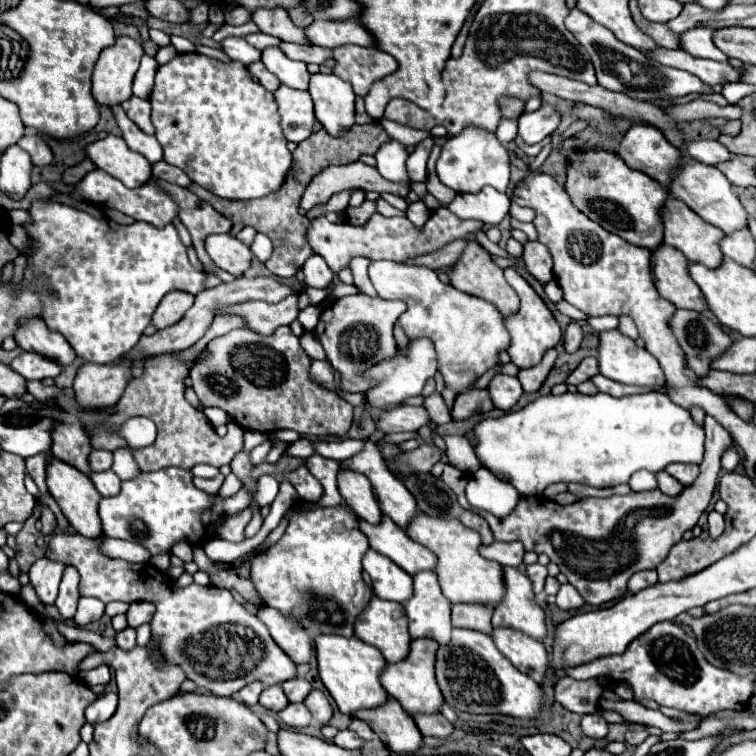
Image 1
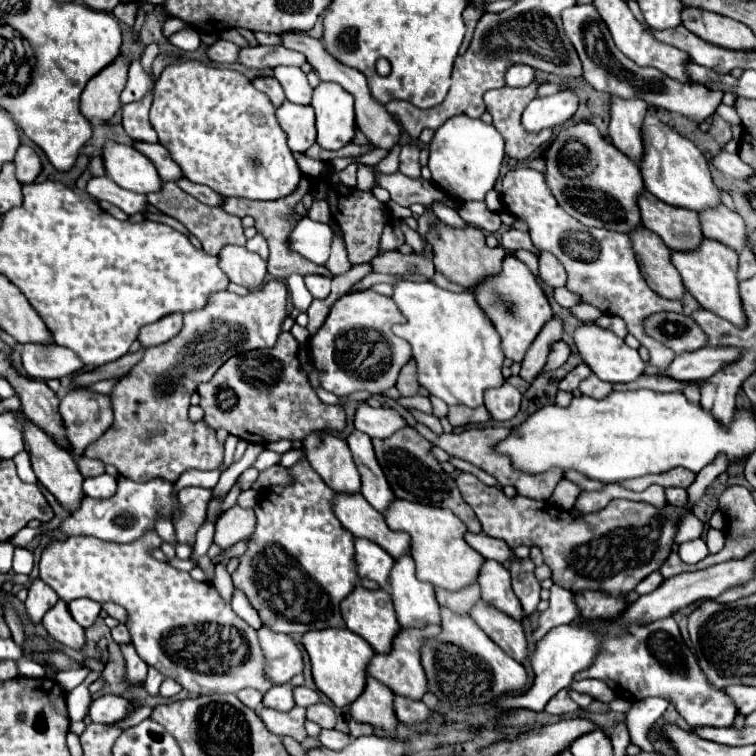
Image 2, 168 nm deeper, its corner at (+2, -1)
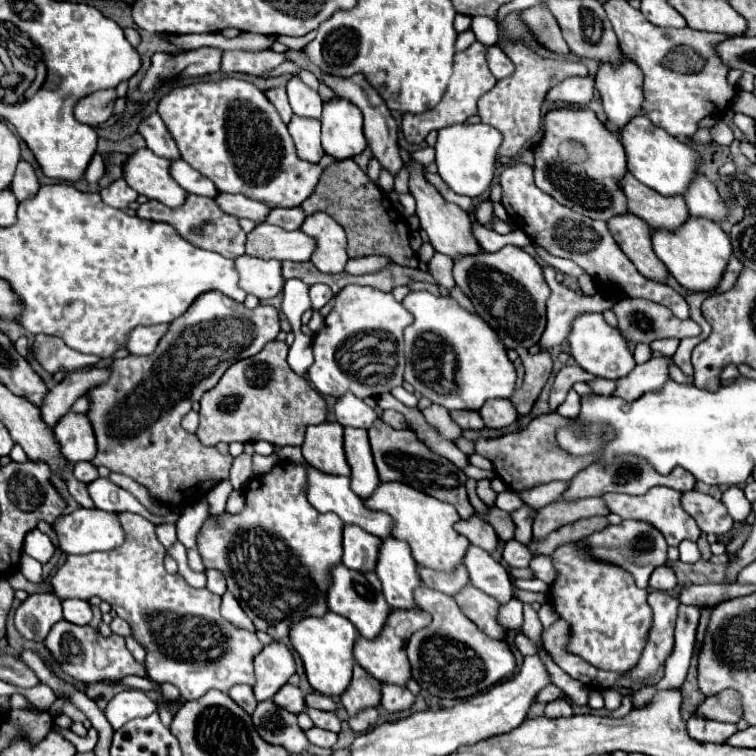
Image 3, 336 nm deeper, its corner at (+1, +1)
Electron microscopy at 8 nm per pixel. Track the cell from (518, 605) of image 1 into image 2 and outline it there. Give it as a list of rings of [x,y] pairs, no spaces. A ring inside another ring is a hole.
[[[485,560],[479,570],[477,584],[481,586],[481,598],[487,600],[487,604],[499,608],[507,616],[513,616],[515,620],[523,618],[523,608],[515,592],[511,590],[509,570],[503,564],[495,560]]]

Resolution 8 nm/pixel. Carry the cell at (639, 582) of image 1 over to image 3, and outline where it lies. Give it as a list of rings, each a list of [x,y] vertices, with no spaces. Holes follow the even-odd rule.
[[[660,566],[660,568],[656,568],[652,572],[652,576],[650,576],[650,588],[652,590],[668,592],[674,586],[676,586],[676,574],[674,574],[674,570],[670,566]]]

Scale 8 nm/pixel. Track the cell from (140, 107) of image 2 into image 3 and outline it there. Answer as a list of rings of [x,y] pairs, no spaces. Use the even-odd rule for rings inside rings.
[[[152,112],[148,118],[144,118],[140,124],[138,124],[138,134],[142,134],[142,138],[146,140],[146,146],[158,154],[158,156],[164,156],[168,160],[172,158],[180,158],[180,152],[170,136],[170,132],[166,130],[164,122],[160,120],[160,116],[156,112]]]

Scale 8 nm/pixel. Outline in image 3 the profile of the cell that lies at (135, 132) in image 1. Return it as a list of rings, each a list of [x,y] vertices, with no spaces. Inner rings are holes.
[[[182,158],[170,162],[170,174],[190,194],[208,196],[208,198],[212,198],[212,194],[216,194],[216,186],[208,178],[204,178],[200,172],[196,172],[192,166],[188,166]]]

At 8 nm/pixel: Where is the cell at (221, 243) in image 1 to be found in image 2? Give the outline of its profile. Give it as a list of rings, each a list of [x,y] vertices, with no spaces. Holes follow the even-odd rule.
[[[227,246],[219,254],[219,266],[231,282],[245,286],[247,290],[259,288],[267,276],[267,262],[249,252],[245,246]]]

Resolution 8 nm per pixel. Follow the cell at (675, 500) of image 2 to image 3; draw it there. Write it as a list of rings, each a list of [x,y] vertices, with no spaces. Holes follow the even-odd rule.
[[[688,490],[688,492],[682,492],[680,502],[682,502],[682,508],[698,522],[700,530],[706,534],[716,534],[716,536],[726,534],[734,524],[724,504],[708,494]]]

